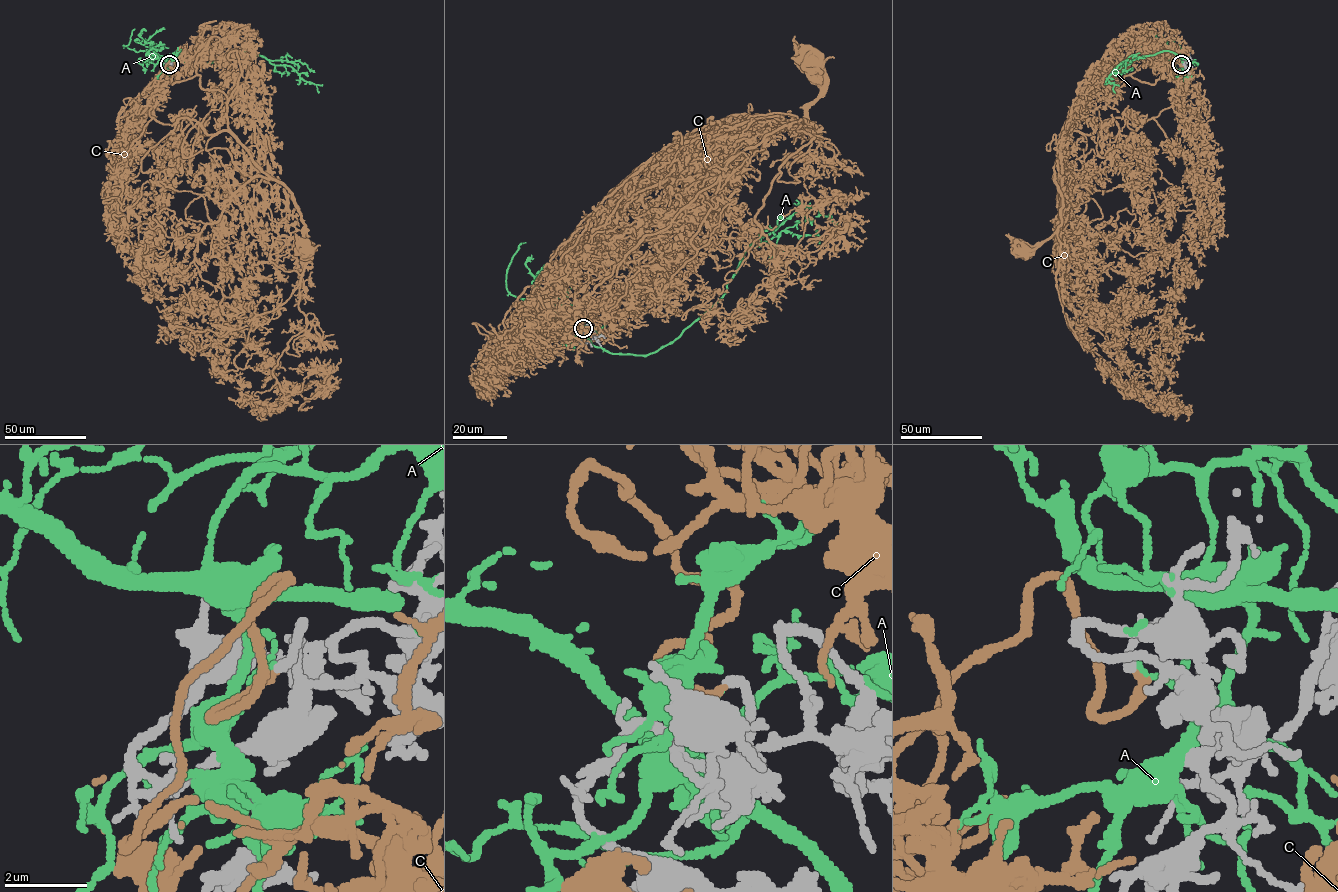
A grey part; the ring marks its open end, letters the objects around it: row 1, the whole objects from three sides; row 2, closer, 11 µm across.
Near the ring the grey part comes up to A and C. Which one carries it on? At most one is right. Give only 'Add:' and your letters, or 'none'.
Add: C

